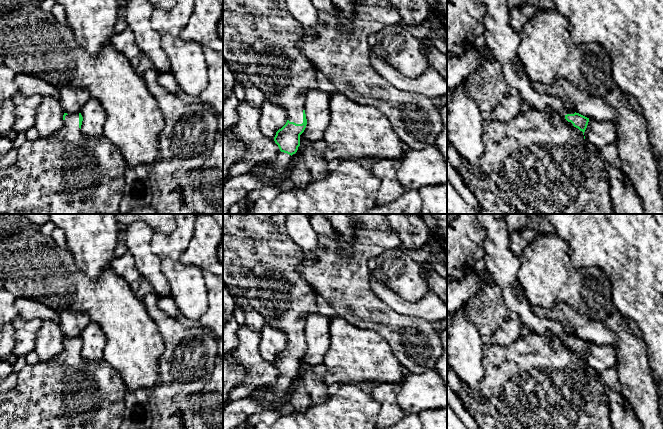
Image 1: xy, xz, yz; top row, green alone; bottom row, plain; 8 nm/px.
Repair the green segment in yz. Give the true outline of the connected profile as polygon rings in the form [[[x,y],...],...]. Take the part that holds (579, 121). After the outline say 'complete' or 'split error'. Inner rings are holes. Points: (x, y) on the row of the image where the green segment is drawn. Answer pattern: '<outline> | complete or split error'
[[[530,109],[521,112],[508,123],[483,121],[484,152],[480,158],[482,174],[477,176],[469,166],[467,160],[461,157],[461,165],[456,169],[464,184],[477,198],[481,211],[478,214],[614,214],[613,202],[610,196],[609,175],[599,156],[598,149],[587,144],[584,132],[589,118],[576,112],[551,113],[548,109]]] | split error

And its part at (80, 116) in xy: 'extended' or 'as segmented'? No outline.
extended

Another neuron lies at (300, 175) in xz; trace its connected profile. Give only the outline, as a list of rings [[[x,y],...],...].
[[[295,153],[292,155],[292,161],[294,167],[289,171],[289,178],[294,183],[295,188],[307,187],[313,180],[302,156]]]

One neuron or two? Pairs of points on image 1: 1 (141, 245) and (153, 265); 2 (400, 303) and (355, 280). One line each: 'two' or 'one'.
1: one
2: two

